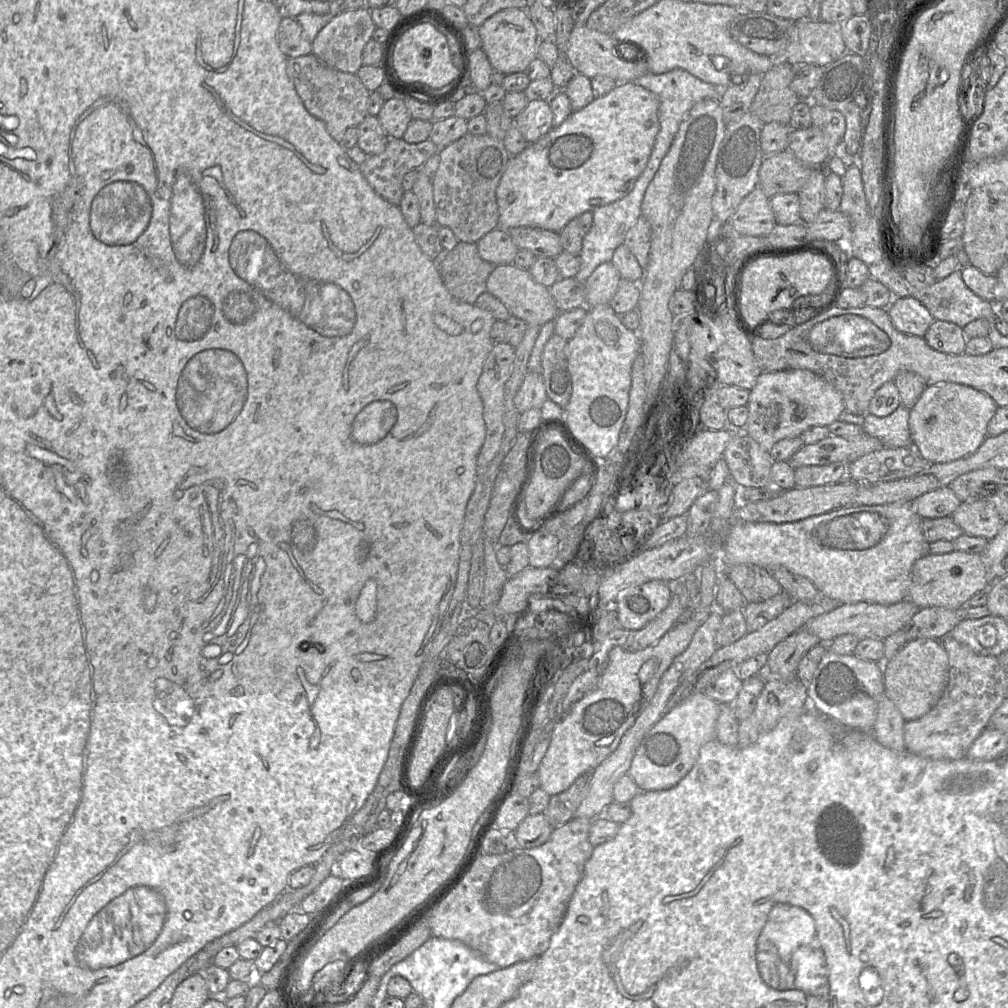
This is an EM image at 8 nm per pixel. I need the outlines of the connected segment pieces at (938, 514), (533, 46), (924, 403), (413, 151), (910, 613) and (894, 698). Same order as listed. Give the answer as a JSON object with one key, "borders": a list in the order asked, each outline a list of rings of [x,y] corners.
{"borders":[[[[946,486],[921,495],[911,504],[922,519],[935,519],[951,516],[961,503],[953,490]]],[[[508,8],[495,13],[479,26],[482,50],[493,69],[504,75],[525,72],[538,57],[540,39],[525,9]]],[[[939,382],[926,387],[910,410],[909,429],[915,450],[929,463],[946,463],[967,457],[987,437],[987,426],[998,409],[986,393],[972,387]]],[[[389,138],[387,147],[382,153],[367,156],[367,159],[359,167],[364,178],[378,195],[391,204],[399,205],[404,193],[402,180],[405,174],[411,170],[420,169],[439,150],[430,139],[420,143],[408,143],[402,138]]],[[[903,600],[890,605],[859,602],[853,604],[838,604],[834,609],[810,619],[803,627],[816,635],[822,643],[829,643],[842,634],[851,634],[859,640],[877,638],[885,640],[891,634],[901,630],[919,611],[919,607],[910,600]]],[[[938,639],[910,640],[891,660],[883,663],[885,694],[905,721],[927,714],[942,697],[949,679],[948,654]]]]}

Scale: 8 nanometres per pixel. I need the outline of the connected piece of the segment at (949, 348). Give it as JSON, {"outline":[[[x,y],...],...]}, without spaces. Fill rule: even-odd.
{"outline":[[[935,320],[924,335],[924,339],[936,351],[951,355],[965,353],[967,337],[963,328],[952,322]]]}

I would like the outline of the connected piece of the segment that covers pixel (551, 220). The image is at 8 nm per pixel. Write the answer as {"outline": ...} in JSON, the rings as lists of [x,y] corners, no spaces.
{"outline":[[[634,82],[618,83],[608,94],[596,99],[583,109],[572,114],[558,127],[553,127],[545,136],[536,142],[529,144],[520,154],[510,158],[506,171],[503,174],[497,190],[496,199],[499,210],[499,227],[511,229],[516,227],[532,227],[550,230],[559,233],[571,220],[577,219],[585,212],[593,212],[595,209],[616,202],[631,192],[633,186],[643,172],[654,142],[659,131],[658,98],[649,90],[636,85]]]}

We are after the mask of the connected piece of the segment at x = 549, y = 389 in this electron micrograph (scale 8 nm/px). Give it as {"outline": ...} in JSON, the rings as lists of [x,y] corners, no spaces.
{"outline":[[[553,334],[541,354],[541,374],[547,397],[565,408],[569,402],[572,382],[565,355],[567,340]]]}

